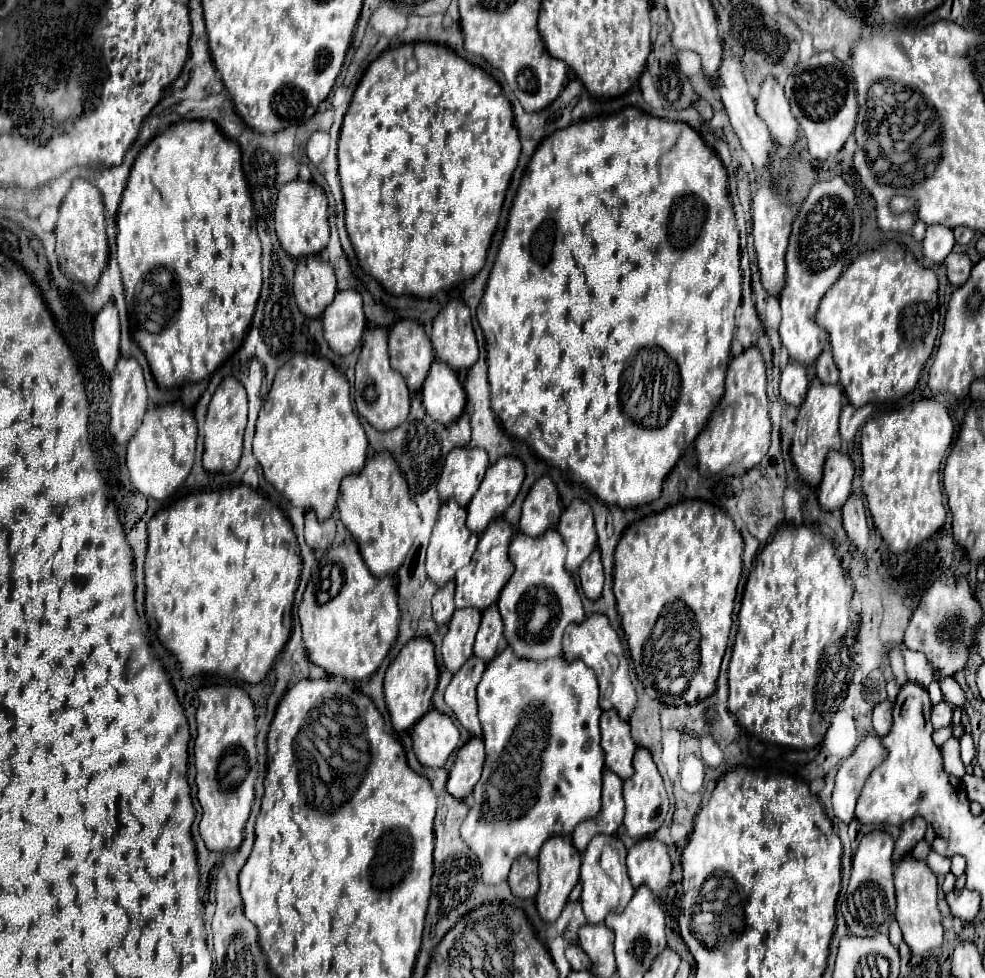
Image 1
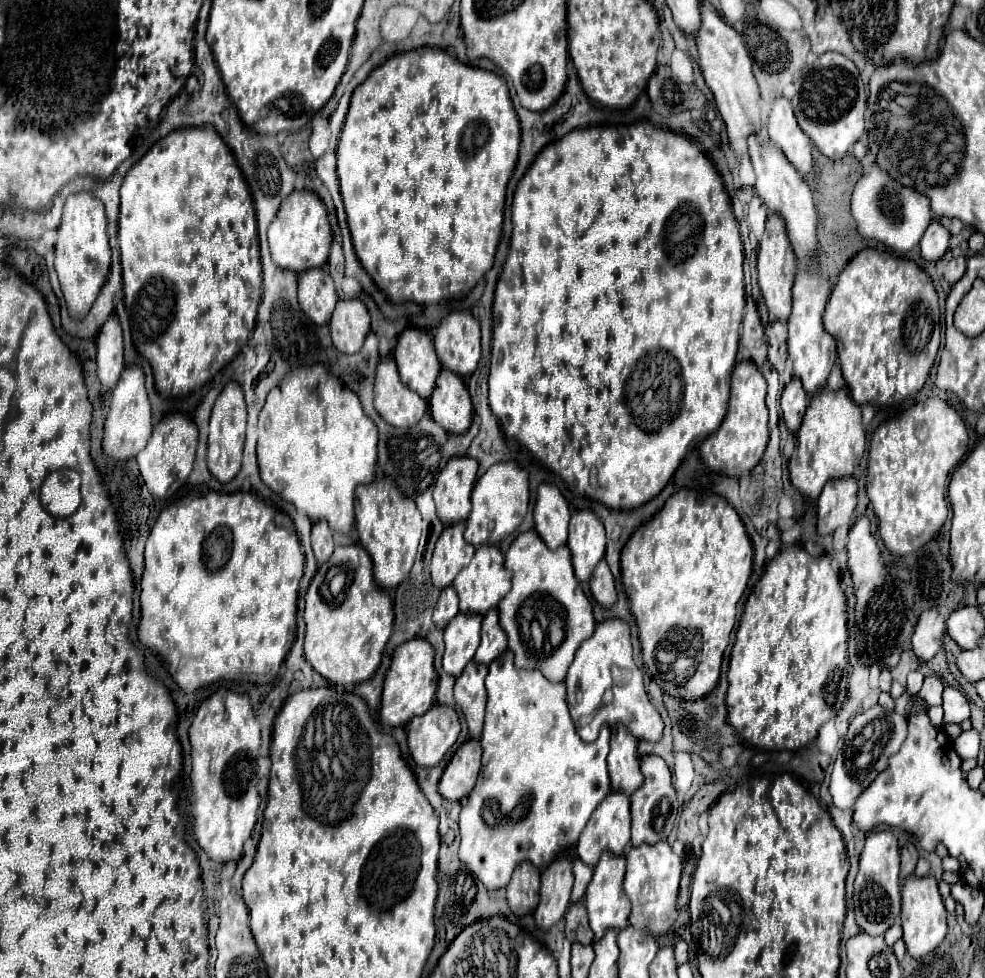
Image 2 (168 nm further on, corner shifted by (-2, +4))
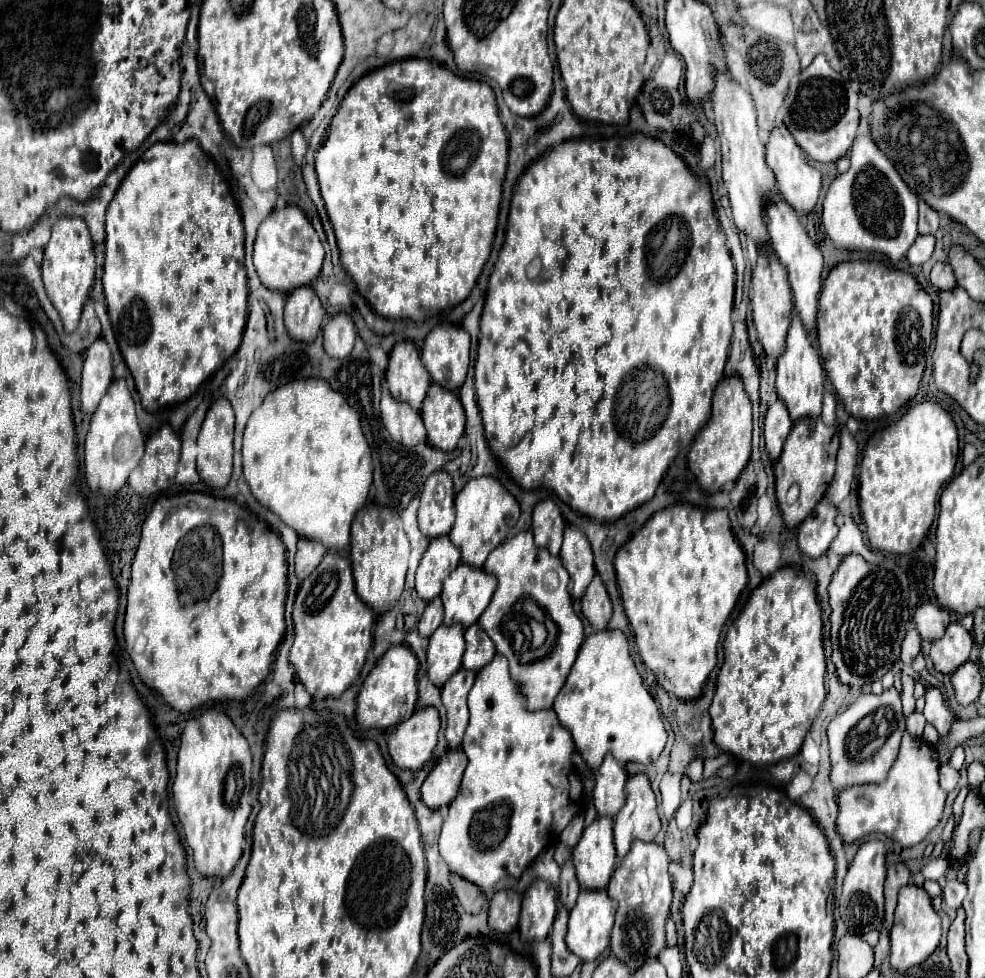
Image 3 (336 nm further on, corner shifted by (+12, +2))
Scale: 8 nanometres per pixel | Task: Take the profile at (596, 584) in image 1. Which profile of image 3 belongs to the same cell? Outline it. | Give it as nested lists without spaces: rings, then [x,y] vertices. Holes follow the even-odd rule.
[[[600,575],[592,579],[590,587],[582,597],[582,615],[590,621],[596,631],[604,631],[608,627],[608,621],[612,617],[612,605]]]

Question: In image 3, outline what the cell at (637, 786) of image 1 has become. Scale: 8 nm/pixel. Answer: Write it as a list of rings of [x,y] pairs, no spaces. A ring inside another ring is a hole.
[[[632,775],[626,781],[626,805],[614,817],[614,843],[622,861],[634,839],[654,841],[660,831],[656,795],[646,775]]]

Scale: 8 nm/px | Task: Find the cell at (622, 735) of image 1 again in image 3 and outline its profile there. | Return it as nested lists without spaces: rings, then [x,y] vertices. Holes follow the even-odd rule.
[[[606,757],[596,771],[596,787],[594,787],[594,807],[598,817],[616,817],[616,813],[624,807],[624,783],[628,775],[626,769],[614,761],[614,757]]]

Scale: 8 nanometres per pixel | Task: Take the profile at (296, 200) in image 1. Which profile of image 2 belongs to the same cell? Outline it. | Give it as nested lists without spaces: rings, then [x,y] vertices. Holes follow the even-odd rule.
[[[292,191],[284,201],[282,207],[268,227],[268,243],[272,261],[278,263],[280,269],[292,269],[302,273],[312,267],[322,267],[330,253],[332,231],[328,223],[328,213],[322,199],[312,191]]]

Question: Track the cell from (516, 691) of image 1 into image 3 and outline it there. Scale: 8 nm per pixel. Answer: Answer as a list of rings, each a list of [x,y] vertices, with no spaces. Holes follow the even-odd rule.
[[[500,655],[476,673],[476,683],[468,695],[470,723],[462,741],[468,767],[440,833],[440,855],[450,871],[478,885],[488,899],[494,897],[496,885],[504,877],[520,879],[536,855],[558,841],[558,835],[582,807],[582,781],[572,765],[572,753],[576,751],[572,735],[560,725],[552,709],[526,711],[524,697],[516,689],[508,673],[508,661]]]

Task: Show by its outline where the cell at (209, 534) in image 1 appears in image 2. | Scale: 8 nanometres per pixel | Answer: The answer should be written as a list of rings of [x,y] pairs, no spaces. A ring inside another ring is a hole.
[[[210,491],[206,495],[187,495],[178,499],[176,503],[168,505],[156,519],[148,541],[144,549],[144,571],[142,574],[142,593],[140,593],[140,605],[142,605],[142,623],[138,625],[138,637],[144,645],[160,653],[168,669],[174,677],[174,681],[184,691],[196,691],[204,685],[210,685],[218,679],[246,679],[246,675],[254,683],[270,683],[282,661],[286,659],[286,653],[292,647],[294,633],[296,633],[296,599],[298,599],[298,583],[302,579],[304,571],[304,555],[300,547],[300,539],[296,535],[292,519],[286,517],[286,513],[274,509],[264,499],[256,497],[254,493],[217,493]]]

